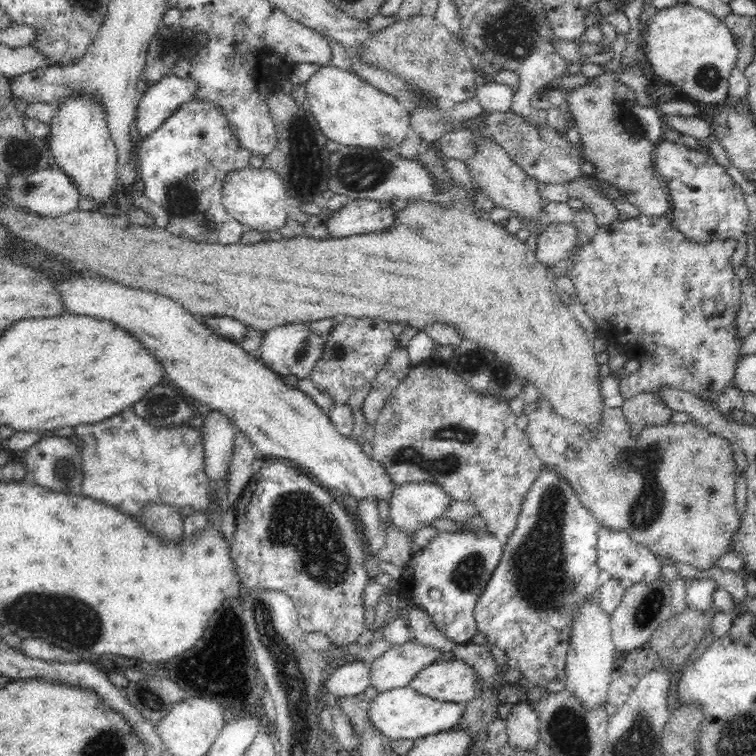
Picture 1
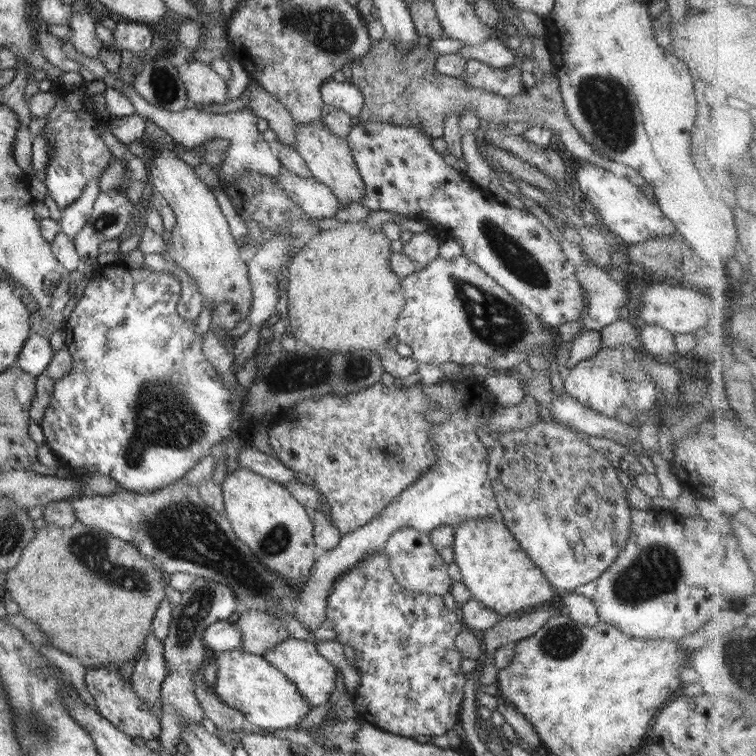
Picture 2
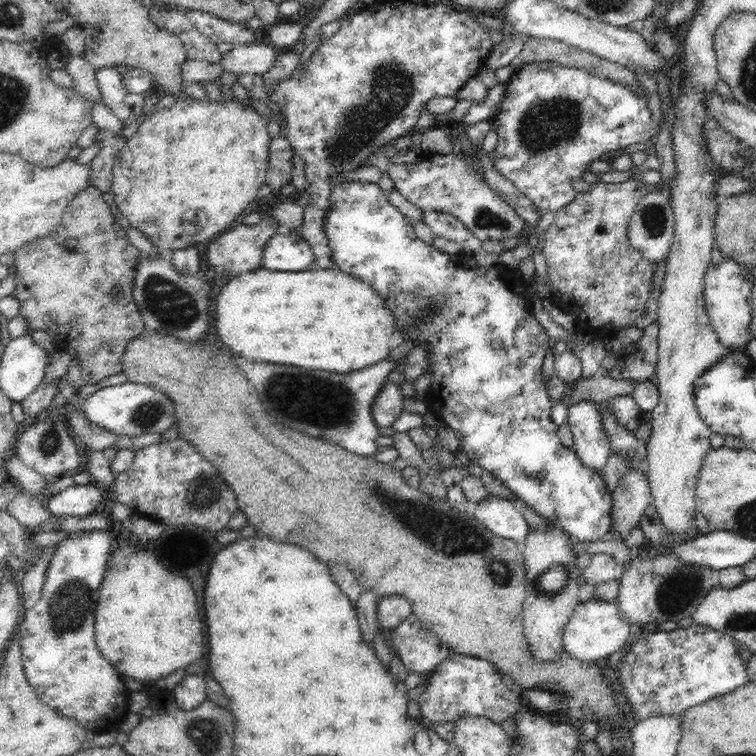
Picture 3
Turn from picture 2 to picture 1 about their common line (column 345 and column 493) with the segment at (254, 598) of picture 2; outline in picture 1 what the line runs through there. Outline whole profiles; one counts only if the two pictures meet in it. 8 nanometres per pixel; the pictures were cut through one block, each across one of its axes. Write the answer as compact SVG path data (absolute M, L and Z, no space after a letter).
M485 528L468 530L468 532L439 531L427 547L413 554L411 560L403 568L400 584L408 603L426 611L435 628L440 630L448 640L460 645L470 644L472 637L478 633L474 604L479 602L492 574L501 562L503 546L504 542Z

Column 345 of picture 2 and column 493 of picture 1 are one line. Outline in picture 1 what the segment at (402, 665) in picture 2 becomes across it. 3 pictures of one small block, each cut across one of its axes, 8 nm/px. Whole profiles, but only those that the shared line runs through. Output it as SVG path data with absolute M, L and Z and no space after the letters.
M543 466L527 492L514 532L506 538L501 562L492 574L479 602L474 604L478 633L486 635L488 644L504 650L508 656L505 668L517 668L522 671L523 678L514 685L524 691L528 683L547 688L549 680L565 680L565 664L575 608L586 600L599 602L600 570L596 565L599 528L598 521L582 505L572 485L562 479L554 471L554 467Z

